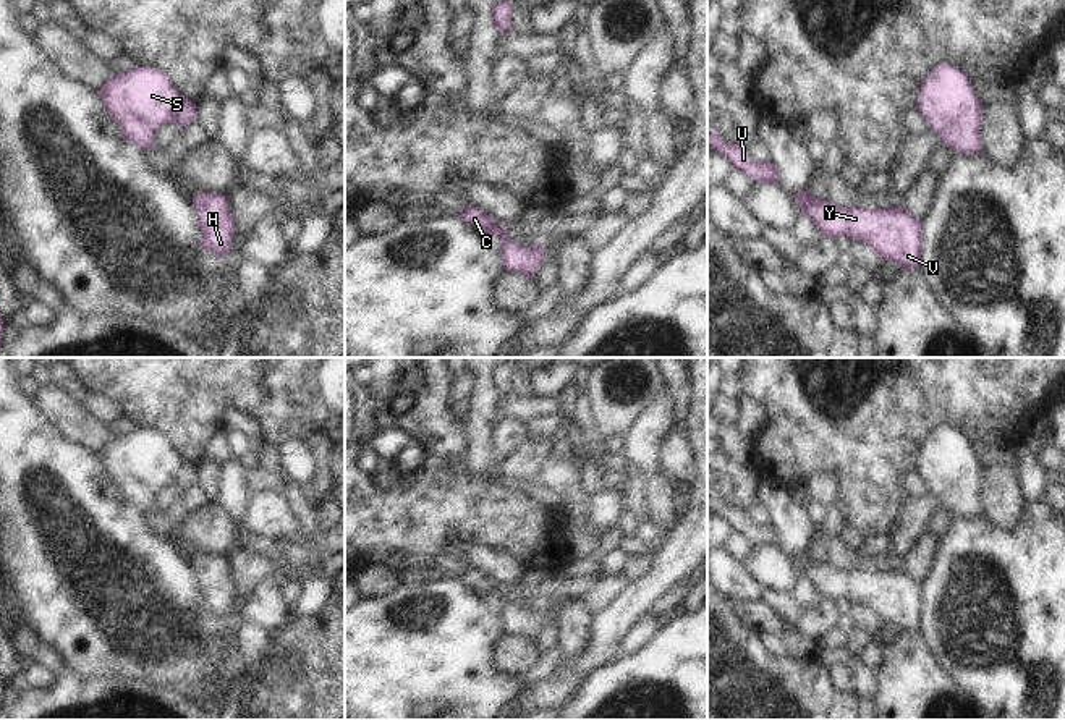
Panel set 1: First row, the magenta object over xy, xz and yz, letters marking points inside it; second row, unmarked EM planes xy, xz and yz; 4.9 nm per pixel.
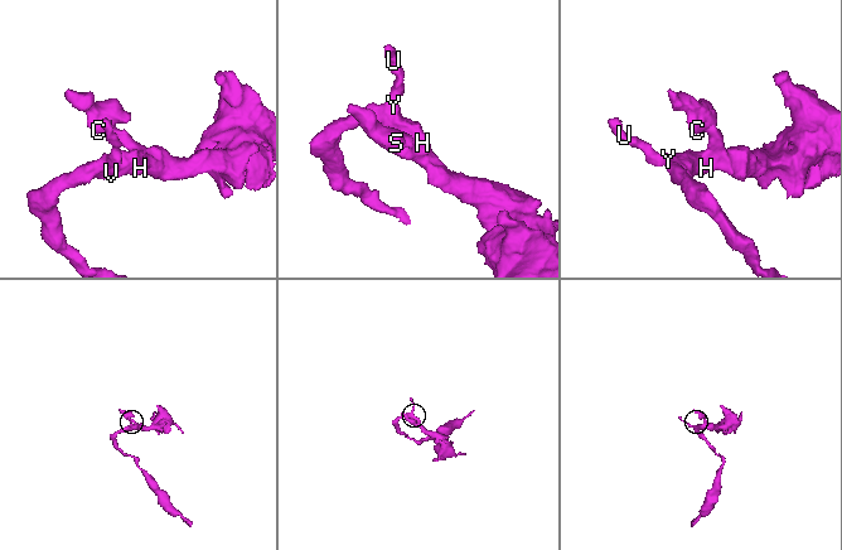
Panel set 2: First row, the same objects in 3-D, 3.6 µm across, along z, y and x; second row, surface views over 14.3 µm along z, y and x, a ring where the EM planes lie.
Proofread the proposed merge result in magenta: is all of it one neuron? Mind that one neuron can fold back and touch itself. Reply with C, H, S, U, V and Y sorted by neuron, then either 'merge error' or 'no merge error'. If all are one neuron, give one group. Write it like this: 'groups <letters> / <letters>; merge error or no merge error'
groups C H S U V Y; no merge error

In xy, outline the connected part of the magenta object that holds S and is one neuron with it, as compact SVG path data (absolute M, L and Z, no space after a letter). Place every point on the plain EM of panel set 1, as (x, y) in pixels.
M138 429L113 437L97 456L102 460L112 484L120 489L120 498L142 513L159 511L154 506L154 495L162 487L176 485L183 490L196 482L196 464L180 458L167 435L152 429Z

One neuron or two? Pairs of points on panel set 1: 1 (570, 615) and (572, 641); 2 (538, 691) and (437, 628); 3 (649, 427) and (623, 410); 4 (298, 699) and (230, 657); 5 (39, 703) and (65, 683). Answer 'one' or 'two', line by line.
1: one
2: two
3: two
4: two
5: one

